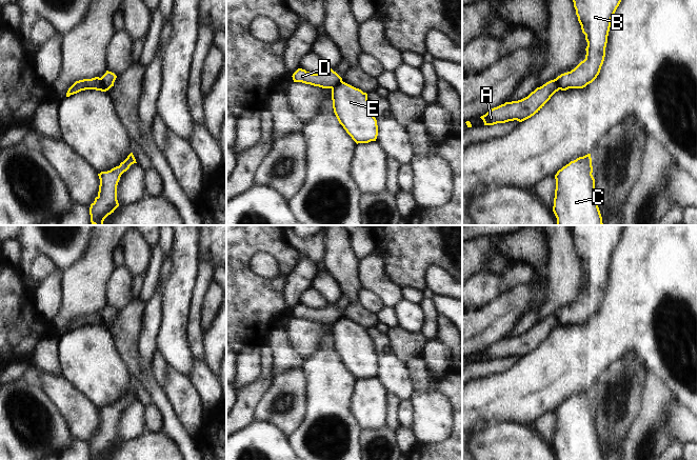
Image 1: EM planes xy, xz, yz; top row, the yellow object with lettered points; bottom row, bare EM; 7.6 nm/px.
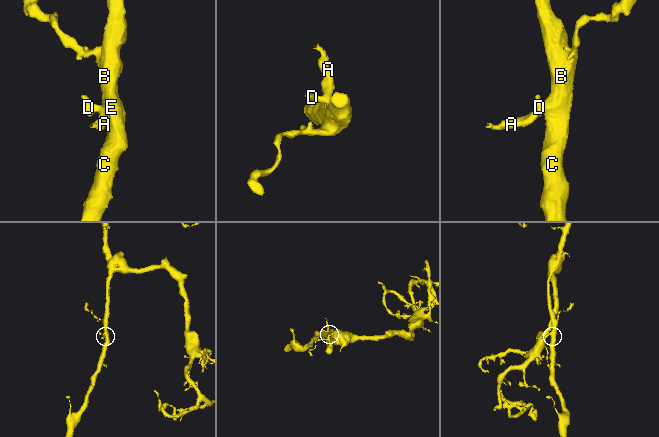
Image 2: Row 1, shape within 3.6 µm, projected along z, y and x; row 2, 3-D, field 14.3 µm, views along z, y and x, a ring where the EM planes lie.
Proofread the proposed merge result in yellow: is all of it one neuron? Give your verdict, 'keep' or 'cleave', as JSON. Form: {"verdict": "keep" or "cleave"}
{"verdict": "cleave"}

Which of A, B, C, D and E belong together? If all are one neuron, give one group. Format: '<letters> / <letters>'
A D / B C E

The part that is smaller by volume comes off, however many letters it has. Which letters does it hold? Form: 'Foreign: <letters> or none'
Foreign: A, D

